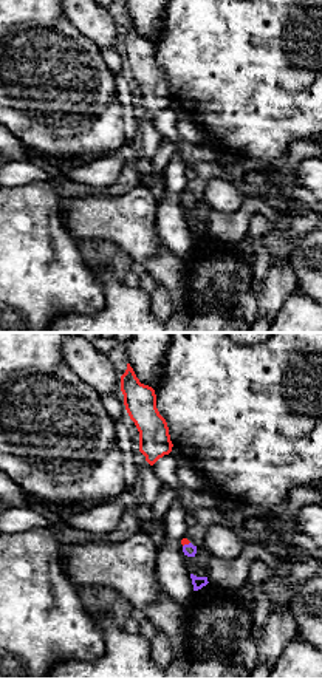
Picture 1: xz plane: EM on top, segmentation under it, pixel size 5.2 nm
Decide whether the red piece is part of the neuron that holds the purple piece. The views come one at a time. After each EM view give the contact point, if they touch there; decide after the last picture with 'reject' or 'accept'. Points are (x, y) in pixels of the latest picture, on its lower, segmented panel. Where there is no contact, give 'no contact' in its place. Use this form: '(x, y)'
(186, 545)

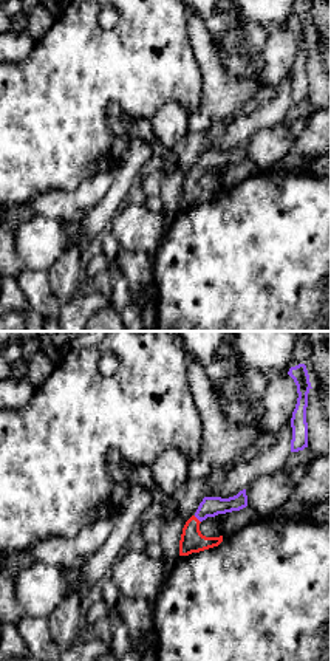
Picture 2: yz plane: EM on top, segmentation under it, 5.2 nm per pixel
(197, 517)

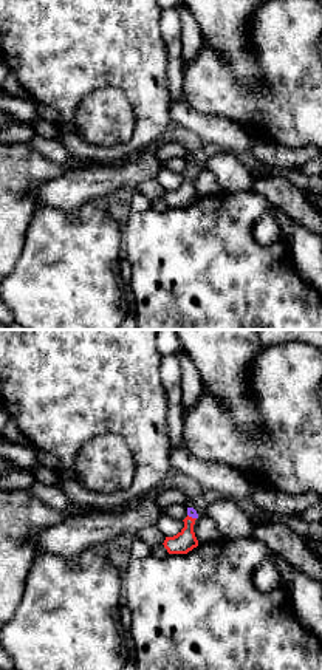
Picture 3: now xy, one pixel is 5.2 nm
(192, 517)

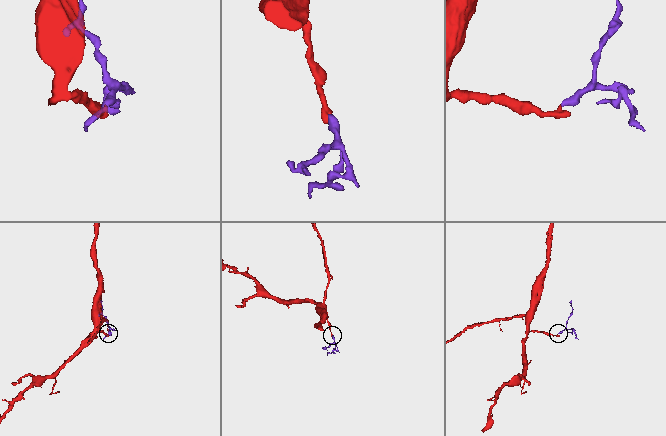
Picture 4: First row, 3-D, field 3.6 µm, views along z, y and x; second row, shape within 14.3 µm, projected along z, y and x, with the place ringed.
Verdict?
accept

